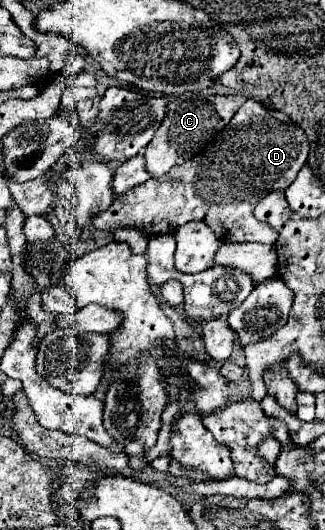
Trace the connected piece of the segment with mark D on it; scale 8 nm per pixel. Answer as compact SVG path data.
M248 99L232 117L232 121L216 135L216 139L198 153L198 157L192 157L190 161L176 165L170 169L168 175L160 179L148 179L146 183L126 191L122 197L118 197L110 209L94 215L92 225L98 231L112 233L118 227L124 229L138 229L146 237L154 235L166 235L174 233L178 227L186 225L188 221L204 221L220 241L232 241L232 243L242 243L242 241L256 241L256 243L274 243L278 239L278 233L268 225L258 221L252 211L260 199L264 199L270 191L276 189L288 189L290 183L296 179L298 171L306 165L308 159L308 139L304 131L290 121L288 115L280 111L270 111L264 105L260 105L254 99Z

